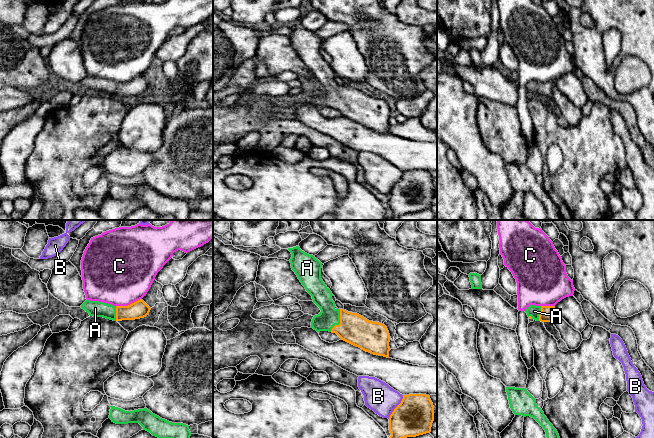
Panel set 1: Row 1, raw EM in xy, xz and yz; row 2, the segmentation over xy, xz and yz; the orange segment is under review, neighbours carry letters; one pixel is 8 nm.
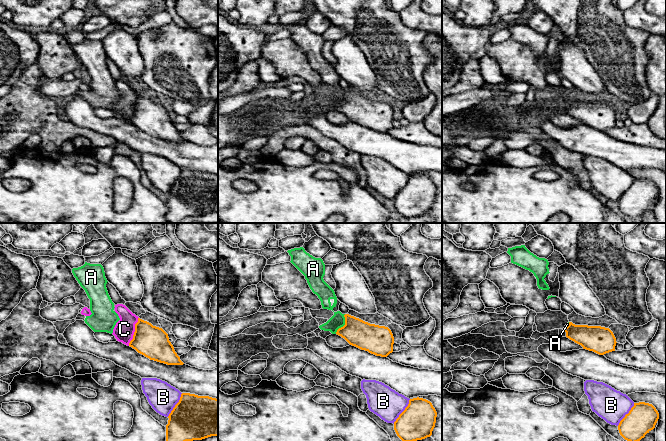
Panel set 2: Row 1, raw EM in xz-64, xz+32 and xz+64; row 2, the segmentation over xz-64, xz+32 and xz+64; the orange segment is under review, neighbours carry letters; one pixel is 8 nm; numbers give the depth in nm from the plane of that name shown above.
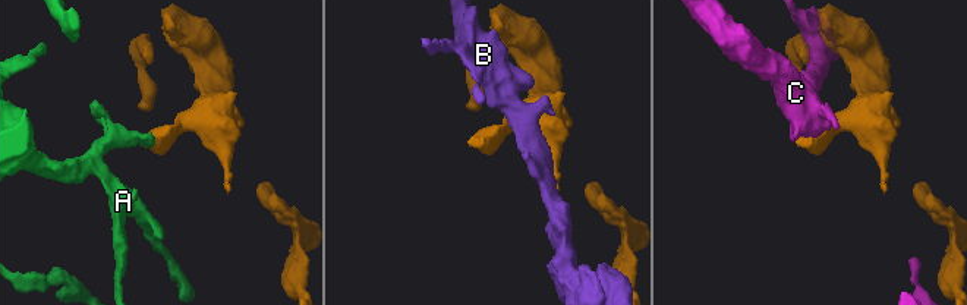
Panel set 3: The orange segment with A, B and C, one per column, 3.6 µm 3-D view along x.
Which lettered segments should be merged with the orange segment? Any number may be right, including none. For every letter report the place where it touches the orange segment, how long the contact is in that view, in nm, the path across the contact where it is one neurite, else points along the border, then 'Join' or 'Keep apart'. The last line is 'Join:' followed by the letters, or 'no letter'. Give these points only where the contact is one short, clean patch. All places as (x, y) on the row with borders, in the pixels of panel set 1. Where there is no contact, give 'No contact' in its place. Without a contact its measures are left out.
A: Touches orange at xz (340, 321). Shared border 200 nm. Path across: xz (355, 329), (340, 321), (327, 308), (322, 296). Join
B: Touches orange at xz (396, 407). Shared border 220 nm. Keep apart
C: Touches orange at xy (128, 305). Shared border 220 nm. Keep apart
Join: A

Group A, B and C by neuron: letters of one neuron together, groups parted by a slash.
A / B / C

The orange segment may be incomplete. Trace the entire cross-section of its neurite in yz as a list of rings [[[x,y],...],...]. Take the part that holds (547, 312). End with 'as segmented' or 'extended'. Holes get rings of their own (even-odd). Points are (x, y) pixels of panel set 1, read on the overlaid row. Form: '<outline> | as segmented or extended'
[[[530,305],[526,309],[529,319],[534,319],[541,322],[552,322],[555,306],[535,306]]] | extended

